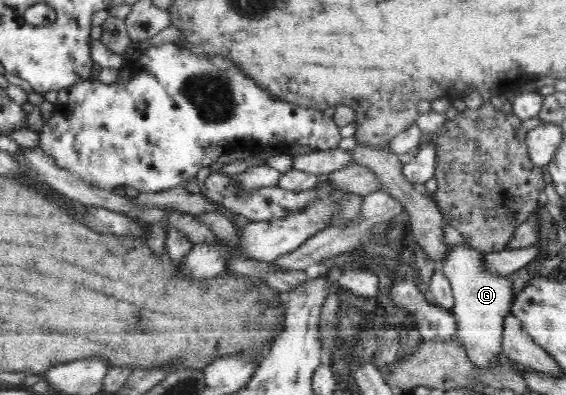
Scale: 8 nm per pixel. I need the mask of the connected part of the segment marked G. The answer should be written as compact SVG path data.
M469 243L449 247L445 260L438 265L441 274L451 283L455 304L453 319L457 327L457 341L466 350L466 358L478 370L493 370L502 350L504 319L511 314L513 282L508 276L492 275L486 266L486 256Z

